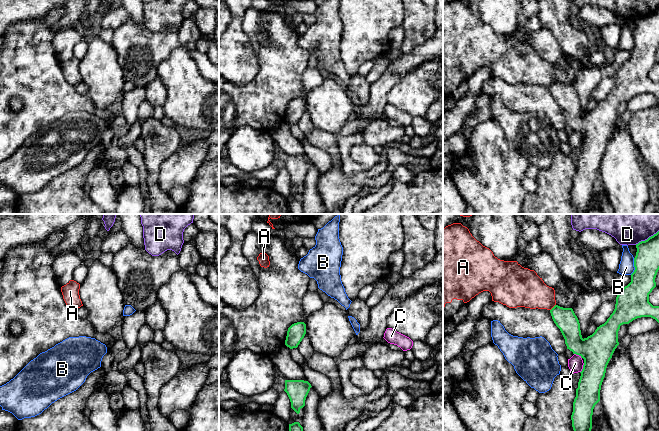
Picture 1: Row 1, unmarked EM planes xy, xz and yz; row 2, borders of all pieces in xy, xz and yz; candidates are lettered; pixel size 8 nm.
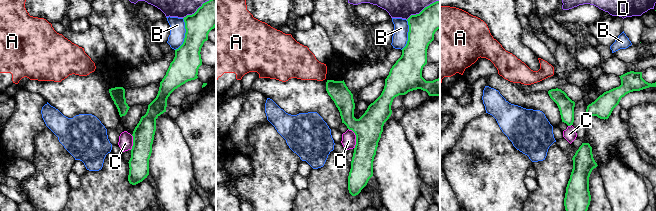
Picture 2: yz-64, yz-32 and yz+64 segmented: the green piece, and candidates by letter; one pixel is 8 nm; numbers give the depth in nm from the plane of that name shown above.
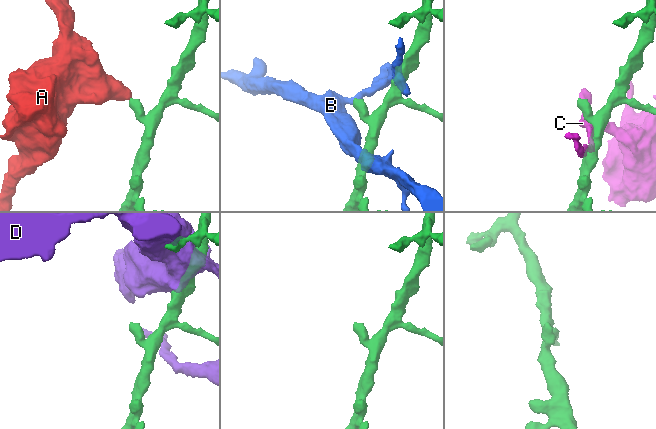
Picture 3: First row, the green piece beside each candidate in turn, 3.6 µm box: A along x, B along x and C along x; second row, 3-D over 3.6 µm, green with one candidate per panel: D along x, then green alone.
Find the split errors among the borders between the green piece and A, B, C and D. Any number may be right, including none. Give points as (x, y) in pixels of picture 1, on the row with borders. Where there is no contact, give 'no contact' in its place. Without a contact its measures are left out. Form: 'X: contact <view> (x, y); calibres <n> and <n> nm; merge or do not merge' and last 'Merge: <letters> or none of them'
A: contact yz (553, 307); calibres 180 and 280 nm; do not merge
B: contact yz (634, 266); calibres 240 and 130 nm; do not merge
C: contact yz (583, 368); calibres 260 and 120 nm; do not merge
D: contact yz (647, 239); calibres 200 and 460 nm; do not merge
Merge: none of them

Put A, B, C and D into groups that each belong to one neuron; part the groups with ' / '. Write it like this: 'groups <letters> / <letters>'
groups A / B / C / D

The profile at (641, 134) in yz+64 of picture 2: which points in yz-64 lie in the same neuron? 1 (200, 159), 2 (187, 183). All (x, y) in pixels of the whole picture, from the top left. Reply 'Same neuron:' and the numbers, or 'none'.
Same neuron: 1

